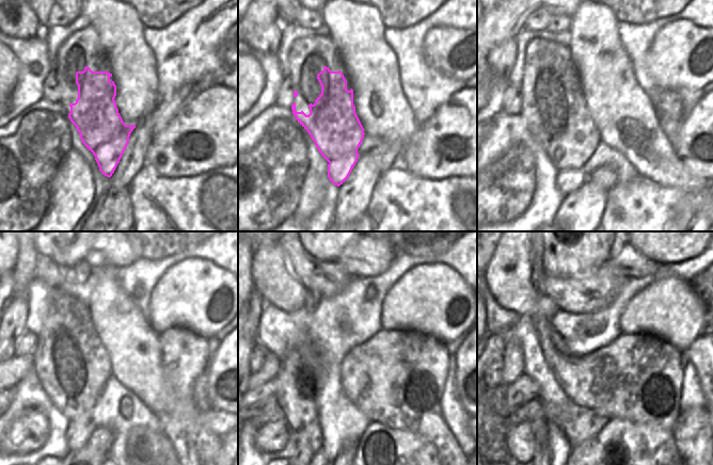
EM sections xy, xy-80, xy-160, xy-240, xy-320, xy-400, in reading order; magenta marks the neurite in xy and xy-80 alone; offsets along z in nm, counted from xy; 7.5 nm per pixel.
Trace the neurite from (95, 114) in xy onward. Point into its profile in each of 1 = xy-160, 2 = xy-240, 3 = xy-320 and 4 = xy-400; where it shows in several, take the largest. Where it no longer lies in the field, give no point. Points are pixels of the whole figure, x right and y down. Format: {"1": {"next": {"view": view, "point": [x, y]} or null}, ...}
{"1": {"next": {"view": "xy-160", "point": [568, 137]}}, "2": {"next": {"view": "xy-240", "point": [73, 382]}}, "3": {"next": {"view": "xy-320", "point": [301, 375]}}, "4": {"next": {"view": "xy-400", "point": [539, 427]}}}

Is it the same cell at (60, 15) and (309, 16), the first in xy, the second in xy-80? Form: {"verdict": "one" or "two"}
{"verdict": "one"}

